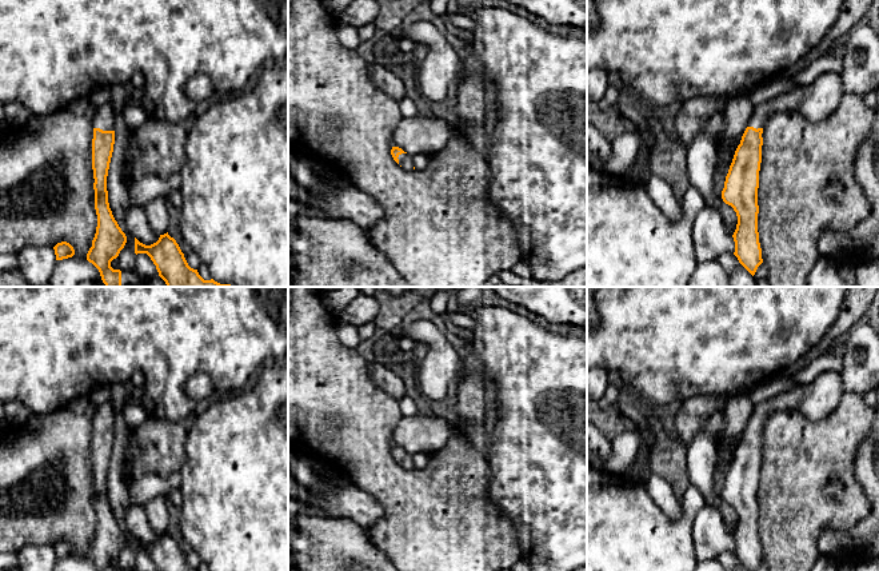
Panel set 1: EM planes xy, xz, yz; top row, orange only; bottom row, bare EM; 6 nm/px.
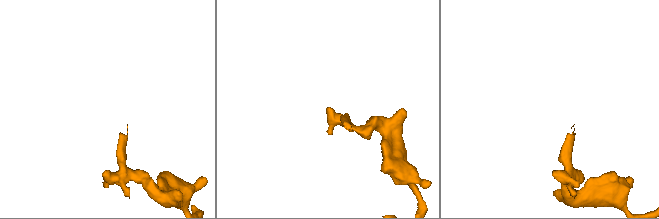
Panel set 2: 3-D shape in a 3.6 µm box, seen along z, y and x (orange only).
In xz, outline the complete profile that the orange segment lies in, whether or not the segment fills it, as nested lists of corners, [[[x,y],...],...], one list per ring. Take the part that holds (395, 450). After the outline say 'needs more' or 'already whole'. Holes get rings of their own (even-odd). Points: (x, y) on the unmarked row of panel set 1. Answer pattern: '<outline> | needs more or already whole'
[[[392,446],[391,448],[391,454],[393,456],[393,459],[403,466],[407,470],[412,470],[415,468],[413,466],[413,455],[404,451],[401,447],[399,446]]] | needs more

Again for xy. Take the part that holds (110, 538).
[[[111,402],[96,406],[92,424],[92,468],[97,526],[87,559],[99,571],[121,571],[111,566],[111,560],[119,555],[127,542],[127,535],[115,519],[108,502],[107,475],[115,443],[115,410]]] | needs more

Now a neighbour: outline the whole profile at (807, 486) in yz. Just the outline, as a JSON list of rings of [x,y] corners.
[[[844,392],[835,411],[818,422],[795,410],[768,416],[758,487],[759,542],[768,571],[810,571],[820,556],[818,538],[824,531],[850,530],[868,515],[870,503],[855,478],[854,460],[872,419],[874,408],[852,392]]]

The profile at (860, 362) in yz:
[[[856,323],[843,338],[843,391],[863,396],[879,387],[879,335],[868,323]]]

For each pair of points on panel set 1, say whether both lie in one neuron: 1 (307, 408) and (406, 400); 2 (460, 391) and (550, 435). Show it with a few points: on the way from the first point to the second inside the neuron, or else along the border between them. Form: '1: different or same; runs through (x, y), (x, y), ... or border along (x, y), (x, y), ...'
1: different; border along (398, 400), (403, 415)
2: different; border along (486, 376), (494, 398), (494, 418), (488, 427)

